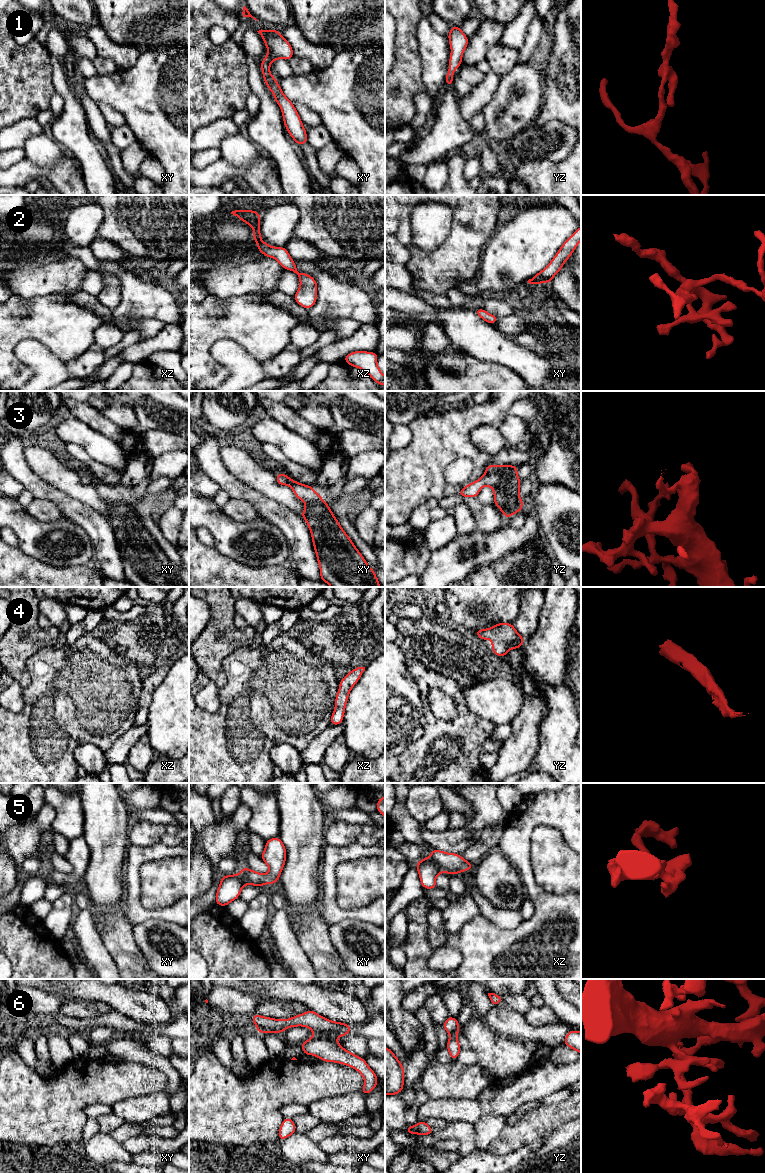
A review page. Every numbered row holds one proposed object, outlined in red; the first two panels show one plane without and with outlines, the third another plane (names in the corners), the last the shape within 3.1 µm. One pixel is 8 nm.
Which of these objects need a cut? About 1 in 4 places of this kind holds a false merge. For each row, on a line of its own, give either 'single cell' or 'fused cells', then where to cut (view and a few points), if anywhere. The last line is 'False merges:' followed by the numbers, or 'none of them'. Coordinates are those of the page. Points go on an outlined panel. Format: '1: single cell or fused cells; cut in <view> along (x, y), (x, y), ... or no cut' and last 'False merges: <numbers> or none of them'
1: single cell; no cut
2: single cell; no cut
3: single cell; no cut
4: single cell; no cut
5: single cell; no cut
6: fused cells; cut in xy along (316, 1035), (327, 1035), (330, 1037)
False merges: 6

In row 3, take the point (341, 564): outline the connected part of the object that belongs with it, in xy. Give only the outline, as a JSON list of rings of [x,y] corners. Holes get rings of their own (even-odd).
[[[277,473],[276,481],[281,486],[289,485],[296,498],[306,504],[304,511],[299,515],[305,519],[311,532],[320,568],[320,579],[331,587],[380,587],[374,570],[366,563],[365,558],[340,526],[329,505],[313,489],[313,485],[307,486],[296,482],[284,473]]]

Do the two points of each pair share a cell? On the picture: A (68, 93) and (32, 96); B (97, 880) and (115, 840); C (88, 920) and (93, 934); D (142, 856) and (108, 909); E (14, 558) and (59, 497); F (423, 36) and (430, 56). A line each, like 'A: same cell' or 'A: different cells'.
A: different cells
B: same cell
C: same cell
D: different cells
E: different cells
F: same cell

